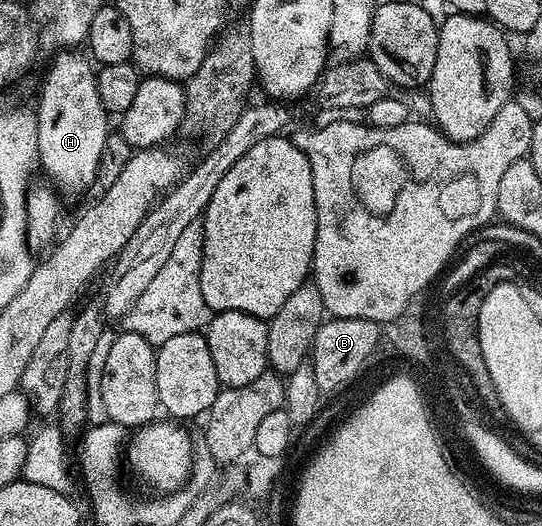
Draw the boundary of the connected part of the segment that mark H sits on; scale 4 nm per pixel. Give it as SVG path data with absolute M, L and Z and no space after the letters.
M63 49L56 55L59 56L52 61L51 68L43 79L43 88L39 91L39 103L37 102L35 112L37 149L39 150L38 166L52 179L50 182L56 188L72 187L75 191L83 191L86 187L96 186L97 161L101 161L101 148L105 145L105 137L109 134L109 126L107 127L109 116L101 105L101 97L97 97L96 68L92 60L79 49Z

